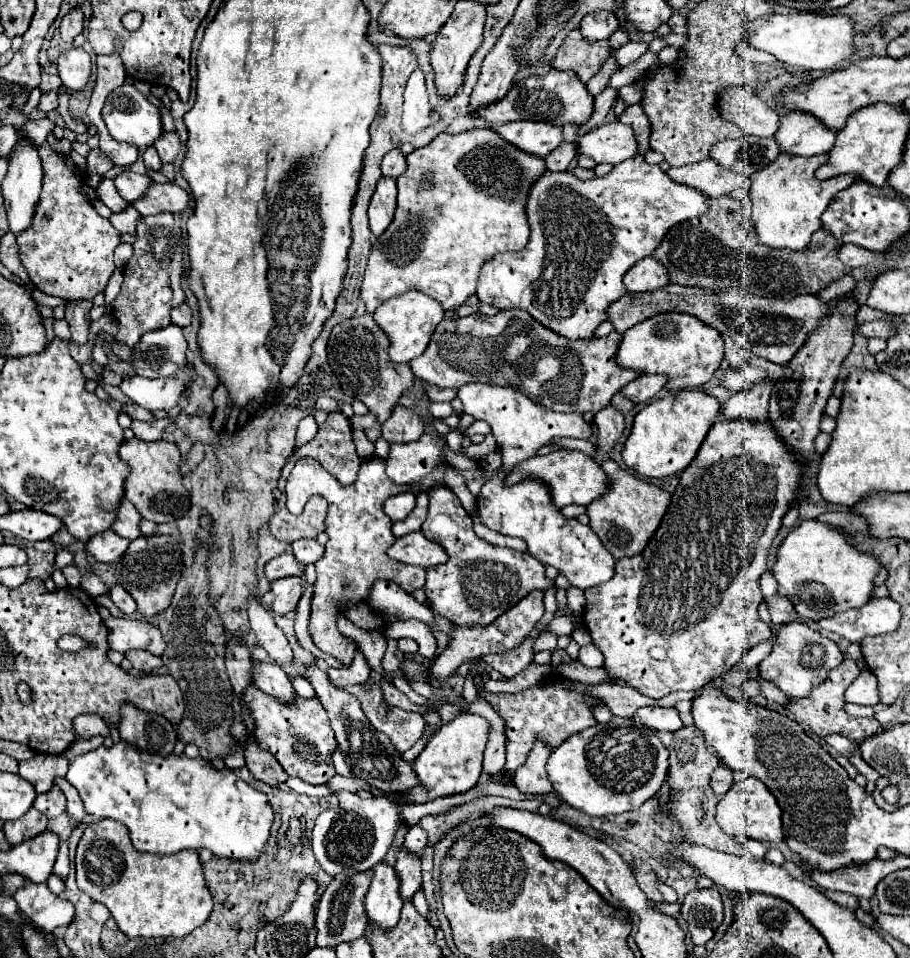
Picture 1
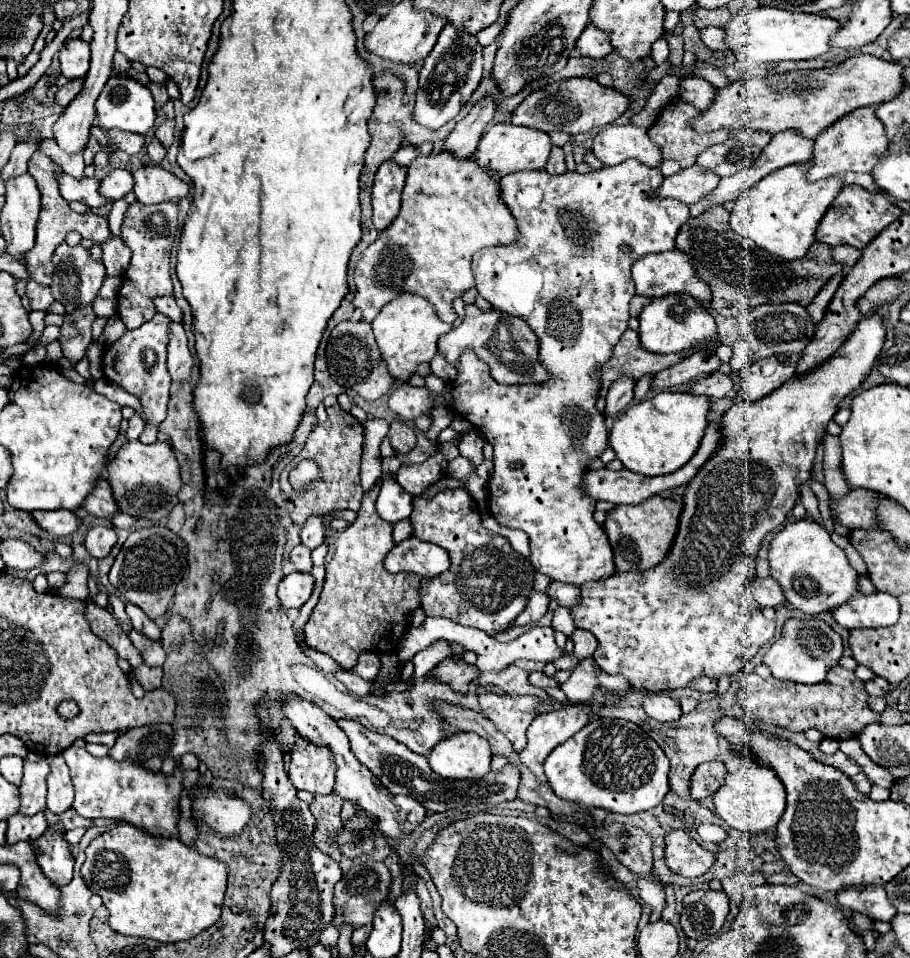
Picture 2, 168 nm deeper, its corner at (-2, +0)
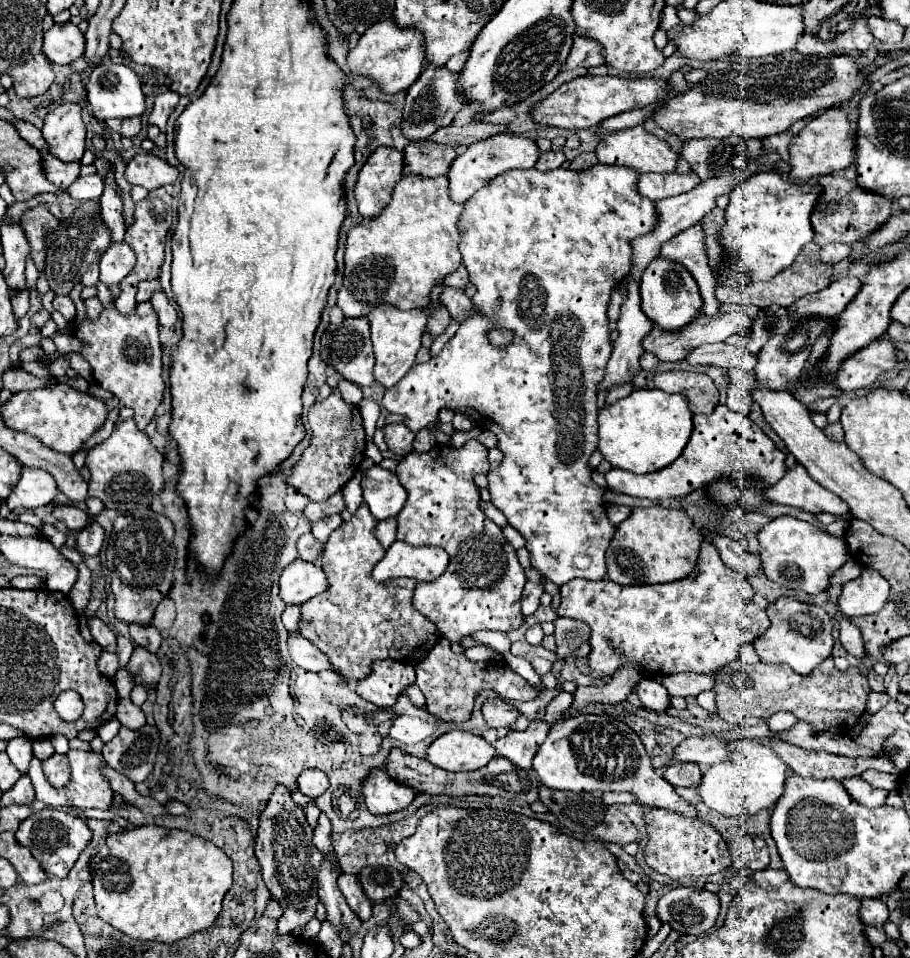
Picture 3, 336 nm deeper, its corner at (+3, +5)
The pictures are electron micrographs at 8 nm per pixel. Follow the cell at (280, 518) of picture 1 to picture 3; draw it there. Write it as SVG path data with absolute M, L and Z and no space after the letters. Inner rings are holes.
M334 390L326 400L312 404L312 408L308 410L308 422L312 428L312 442L288 476L288 484L292 484L310 500L326 500L342 490L342 486L354 476L358 464L364 458L366 440L362 416L356 406L344 402L340 392Z

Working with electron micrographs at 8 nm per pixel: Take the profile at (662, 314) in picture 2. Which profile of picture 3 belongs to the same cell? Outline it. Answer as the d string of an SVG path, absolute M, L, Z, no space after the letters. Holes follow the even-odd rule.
M654 258L650 266L642 274L640 282L642 310L644 314L664 330L680 330L694 320L694 316L702 308L702 298L698 292L698 284L692 274L678 262L670 262L668 258Z

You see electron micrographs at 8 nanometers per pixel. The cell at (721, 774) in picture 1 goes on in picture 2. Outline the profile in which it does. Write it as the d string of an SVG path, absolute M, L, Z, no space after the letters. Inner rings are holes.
M707 761L701 763L691 779L691 797L697 801L703 801L723 785L723 779L727 777L727 769L723 761Z

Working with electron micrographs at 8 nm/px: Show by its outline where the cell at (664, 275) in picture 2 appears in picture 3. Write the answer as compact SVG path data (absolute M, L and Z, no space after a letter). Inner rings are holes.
M694 224L688 230L676 234L668 242L664 242L660 256L676 260L690 270L690 274L694 276L694 280L700 286L700 294L702 294L702 300L704 300L704 308L702 308L704 314L714 316L714 314L720 312L718 300L714 296L716 278L714 278L714 274L708 266L702 224Z

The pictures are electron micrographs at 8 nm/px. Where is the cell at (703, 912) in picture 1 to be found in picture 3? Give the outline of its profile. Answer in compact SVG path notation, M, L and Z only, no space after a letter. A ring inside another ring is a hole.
M674 888L658 900L656 916L678 934L706 934L720 912L716 894L704 888Z

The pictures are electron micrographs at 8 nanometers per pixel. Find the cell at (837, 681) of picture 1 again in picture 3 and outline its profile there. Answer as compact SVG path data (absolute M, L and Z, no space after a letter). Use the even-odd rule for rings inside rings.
M826 658L806 676L796 674L794 670L790 670L790 666L782 664L744 664L742 660L736 660L722 670L716 670L712 678L718 716L724 722L742 724L742 720L748 716L766 720L768 716L784 710L792 712L798 720L812 724L816 732L832 732L844 736L850 734L860 716L866 712L866 698L870 694L868 680L858 668L840 672L834 668L832 658Z

